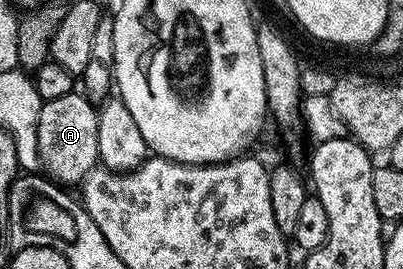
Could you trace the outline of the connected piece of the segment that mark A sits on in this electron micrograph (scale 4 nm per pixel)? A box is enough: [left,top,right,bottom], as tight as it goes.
[38,90,98,185]

